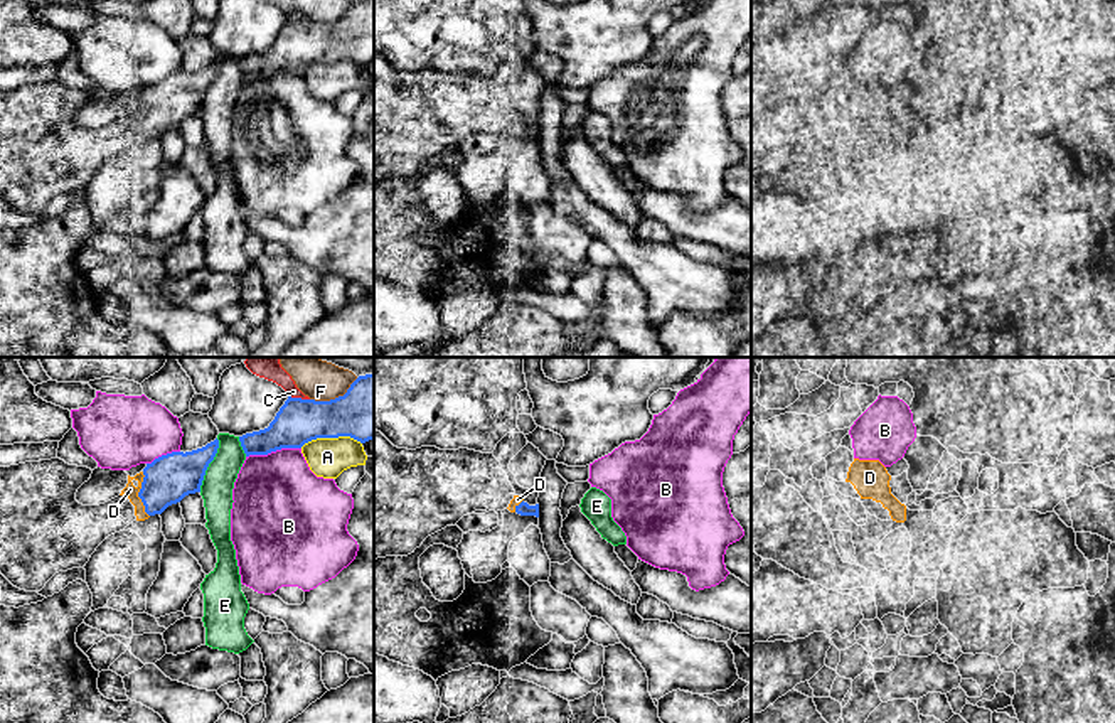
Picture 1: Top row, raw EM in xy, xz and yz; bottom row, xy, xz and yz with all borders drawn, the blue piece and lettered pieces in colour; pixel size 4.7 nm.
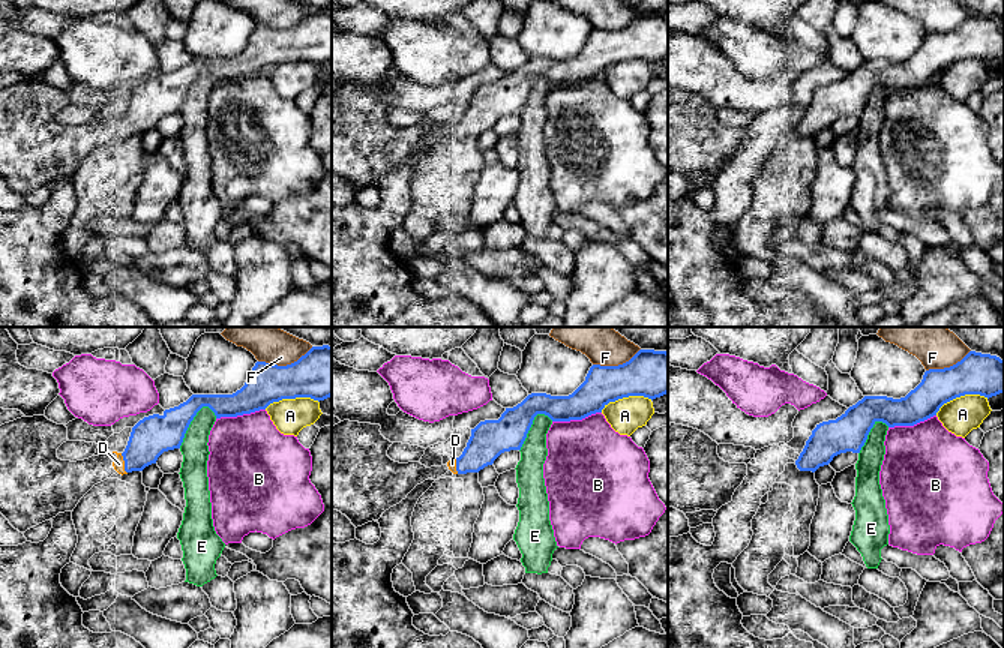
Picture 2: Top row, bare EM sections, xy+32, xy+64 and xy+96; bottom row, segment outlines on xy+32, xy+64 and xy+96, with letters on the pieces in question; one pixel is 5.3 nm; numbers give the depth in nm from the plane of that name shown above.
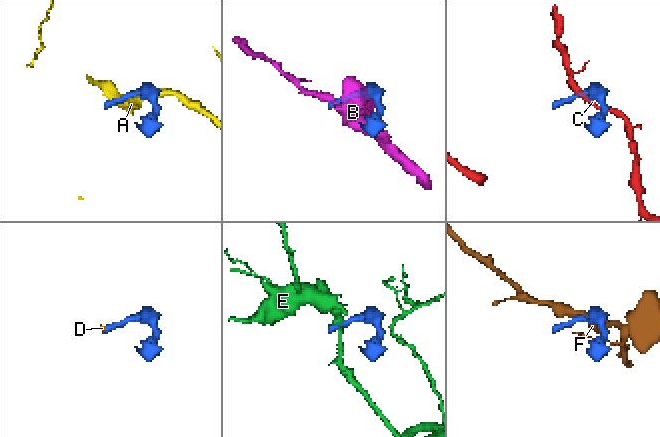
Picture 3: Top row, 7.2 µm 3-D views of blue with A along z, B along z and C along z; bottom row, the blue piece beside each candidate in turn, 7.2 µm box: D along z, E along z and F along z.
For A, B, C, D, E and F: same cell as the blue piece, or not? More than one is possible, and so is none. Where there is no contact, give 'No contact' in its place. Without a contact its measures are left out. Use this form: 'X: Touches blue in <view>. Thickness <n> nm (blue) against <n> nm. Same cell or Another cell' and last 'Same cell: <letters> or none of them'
A: Touches blue in xy. Thickness 300 nm (blue) against 190 nm. Another cell
B: Touches blue in xy. Thickness 220 nm (blue) against 440 nm. Another cell
C: Touches blue in xy. Thickness 220 nm (blue) against 70 nm. Another cell
D: Touches blue in xy. Thickness 220 nm (blue) against 60 nm. Same cell
E: Touches blue in xy. Thickness 220 nm (blue) against 150 nm. Another cell
F: Touches blue in xy. Thickness 300 nm (blue) against 110 nm. Another cell
Same cell: D

